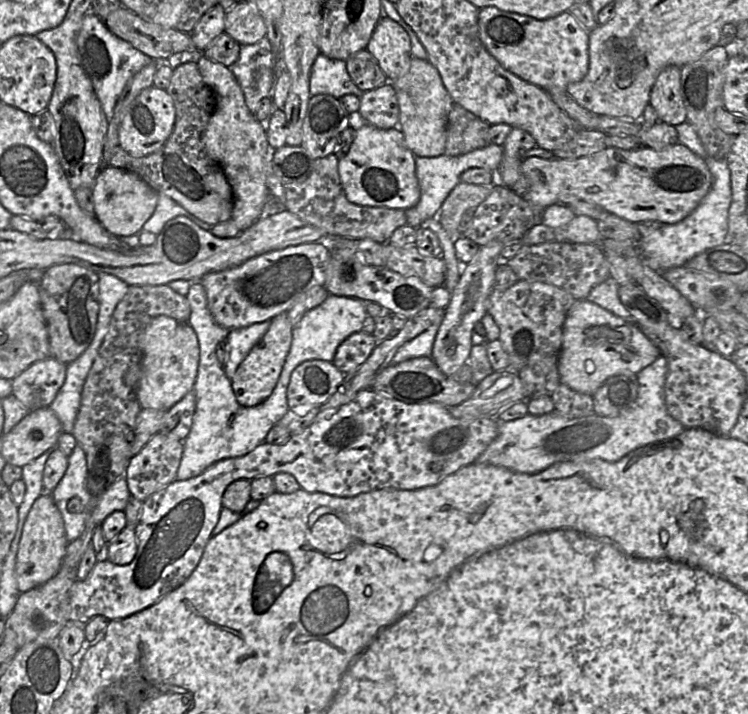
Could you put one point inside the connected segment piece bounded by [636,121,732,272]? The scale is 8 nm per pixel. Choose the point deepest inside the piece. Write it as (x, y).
(672, 245)

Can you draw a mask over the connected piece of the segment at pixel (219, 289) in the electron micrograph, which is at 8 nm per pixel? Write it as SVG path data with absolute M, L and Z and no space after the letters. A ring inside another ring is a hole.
M304 243L288 246L281 250L270 251L253 257L239 266L223 271L210 272L202 277L208 309L214 321L228 330L248 327L255 323L272 320L281 313L287 313L301 295L315 286L324 286L331 252L320 243Z

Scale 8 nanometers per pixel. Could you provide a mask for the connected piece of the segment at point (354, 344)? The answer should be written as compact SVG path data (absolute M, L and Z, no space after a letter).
M356 332L339 345L332 364L345 375L362 365L378 343L372 334Z

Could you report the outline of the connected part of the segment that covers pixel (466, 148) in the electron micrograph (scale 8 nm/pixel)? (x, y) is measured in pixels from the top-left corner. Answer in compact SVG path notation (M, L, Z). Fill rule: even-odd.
M454 103L446 124L445 154L459 156L489 145L490 125Z

